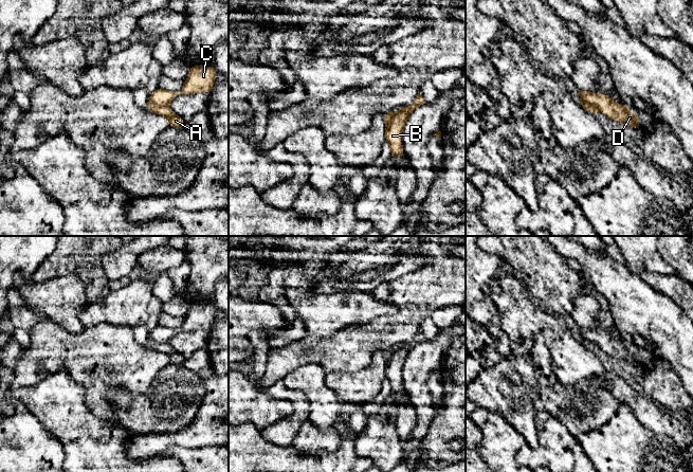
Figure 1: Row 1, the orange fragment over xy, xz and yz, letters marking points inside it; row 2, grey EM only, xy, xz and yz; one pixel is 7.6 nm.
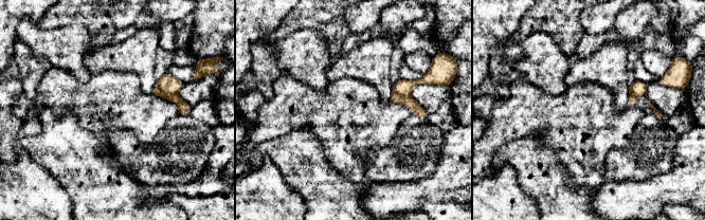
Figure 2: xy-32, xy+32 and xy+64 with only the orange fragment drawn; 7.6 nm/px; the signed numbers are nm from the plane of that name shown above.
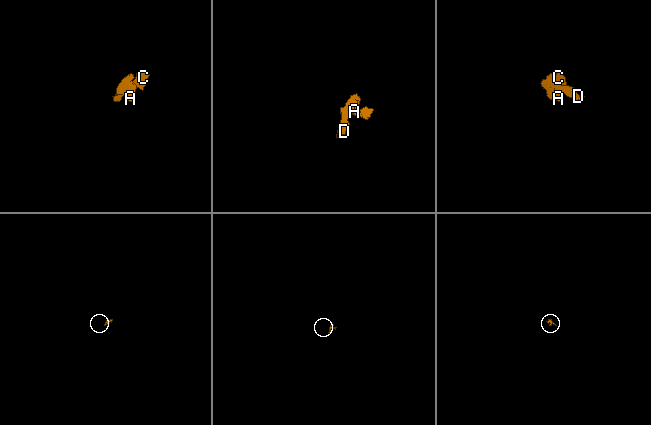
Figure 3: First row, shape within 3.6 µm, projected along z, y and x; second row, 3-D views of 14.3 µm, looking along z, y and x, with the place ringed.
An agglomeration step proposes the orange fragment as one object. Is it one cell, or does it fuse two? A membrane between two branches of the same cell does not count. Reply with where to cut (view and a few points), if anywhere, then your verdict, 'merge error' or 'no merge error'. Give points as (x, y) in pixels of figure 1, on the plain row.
cut in xy along (150, 336), (156, 341), (167, 344); merge error

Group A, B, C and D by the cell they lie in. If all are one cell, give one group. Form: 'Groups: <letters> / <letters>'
Groups: A / B C D

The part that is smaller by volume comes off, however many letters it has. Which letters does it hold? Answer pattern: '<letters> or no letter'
A

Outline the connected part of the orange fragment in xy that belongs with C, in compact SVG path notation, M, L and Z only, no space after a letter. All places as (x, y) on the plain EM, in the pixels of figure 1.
M190 303L188 312L180 330L158 325L150 330L150 337L160 344L168 344L170 338L180 331L211 330L216 312L217 308L212 303Z

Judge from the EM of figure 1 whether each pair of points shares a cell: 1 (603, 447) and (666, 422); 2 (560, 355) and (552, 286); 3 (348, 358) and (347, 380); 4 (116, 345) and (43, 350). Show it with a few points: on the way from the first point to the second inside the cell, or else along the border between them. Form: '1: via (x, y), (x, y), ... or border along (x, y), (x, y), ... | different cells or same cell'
1: border along (632, 410), (646, 428), (671, 438) | different cells
2: border along (534, 300), (545, 309), (561, 315) | different cells
3: border along (370, 362), (367, 366), (354, 371), (326, 373) | different cells
4: via (98, 352), (66, 352), (61, 350) | same cell

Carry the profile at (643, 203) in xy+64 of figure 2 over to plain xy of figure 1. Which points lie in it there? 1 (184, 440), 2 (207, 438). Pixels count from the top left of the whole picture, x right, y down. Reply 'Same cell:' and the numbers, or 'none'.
Same cell: 1, 2

